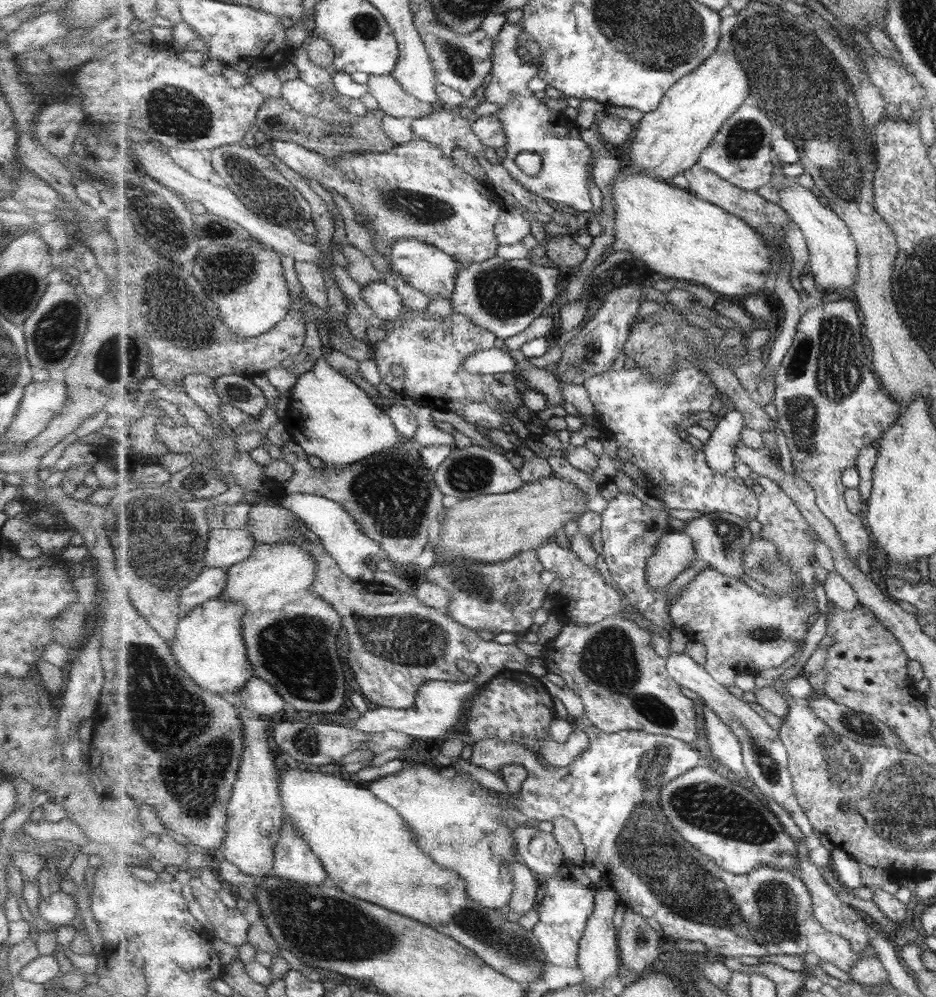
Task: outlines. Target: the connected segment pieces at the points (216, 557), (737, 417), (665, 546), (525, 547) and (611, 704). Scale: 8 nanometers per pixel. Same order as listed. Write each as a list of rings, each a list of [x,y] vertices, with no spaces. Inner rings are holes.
[[[212,529],[207,545],[206,562],[209,568],[228,569],[254,554],[255,538],[245,529]]]
[[[735,408],[720,418],[703,446],[703,453],[715,471],[723,474],[735,468],[735,462],[738,460],[735,450],[745,426],[743,413]]]
[[[680,531],[671,532],[659,540],[658,551],[647,564],[649,585],[661,589],[675,580],[683,570],[691,568],[697,560],[695,541]]]
[[[549,476],[537,482],[527,482],[524,488],[508,494],[480,495],[461,499],[456,505],[446,508],[439,518],[440,536],[433,538],[429,544],[435,554],[433,563],[467,558],[471,561],[481,560],[493,564],[514,559],[523,551],[538,550],[543,544],[547,544],[547,541],[558,539],[558,532],[565,524],[587,511],[588,502],[585,492],[581,492],[575,484],[556,476]]]
[[[609,616],[599,624],[566,624],[555,640],[542,645],[540,659],[549,673],[560,676],[567,688],[577,691],[585,706],[584,716],[603,732],[637,730],[671,736],[689,744],[695,742],[701,736],[695,728],[695,708],[699,705],[693,704],[693,700],[681,692],[682,685],[670,676],[666,658],[657,654],[651,642],[649,630],[641,628],[639,622],[625,616]]]

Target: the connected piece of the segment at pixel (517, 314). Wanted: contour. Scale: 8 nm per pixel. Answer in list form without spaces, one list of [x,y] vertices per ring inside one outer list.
[[[498,255],[483,263],[464,265],[453,292],[453,310],[474,320],[481,328],[493,332],[499,339],[522,334],[551,306],[560,294],[559,280],[564,272],[545,267],[534,258],[505,260]]]

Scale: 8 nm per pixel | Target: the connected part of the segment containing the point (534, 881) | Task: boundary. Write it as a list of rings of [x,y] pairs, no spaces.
[[[521,860],[509,862],[509,868],[515,885],[514,895],[508,904],[510,910],[522,915],[529,910],[538,908],[535,904],[537,904],[541,876],[538,876]]]

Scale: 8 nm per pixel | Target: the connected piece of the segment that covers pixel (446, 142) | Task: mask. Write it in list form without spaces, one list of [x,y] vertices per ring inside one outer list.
[[[438,105],[429,116],[413,119],[412,129],[417,139],[437,144],[451,159],[455,148],[467,148],[467,142],[480,141],[471,128],[465,111],[442,105]]]

